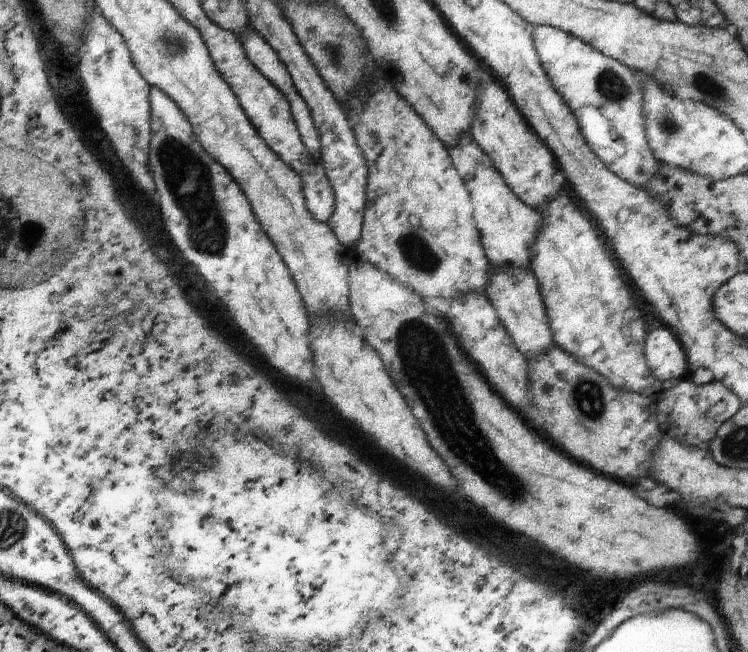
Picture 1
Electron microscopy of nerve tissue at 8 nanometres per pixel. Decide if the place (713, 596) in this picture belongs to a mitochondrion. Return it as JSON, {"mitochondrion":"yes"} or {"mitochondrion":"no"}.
{"mitochondrion":"no"}

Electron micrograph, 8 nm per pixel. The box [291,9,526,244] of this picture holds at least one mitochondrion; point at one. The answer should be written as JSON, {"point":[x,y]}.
{"point":[332,53]}

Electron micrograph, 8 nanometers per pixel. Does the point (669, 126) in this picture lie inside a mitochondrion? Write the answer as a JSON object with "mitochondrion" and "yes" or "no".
{"mitochondrion":"yes"}

